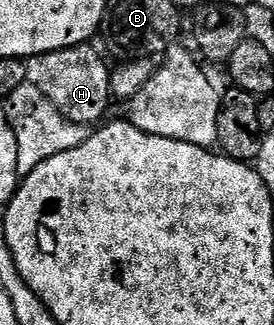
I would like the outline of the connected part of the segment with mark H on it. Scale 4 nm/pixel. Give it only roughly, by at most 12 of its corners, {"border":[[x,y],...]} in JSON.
{"border":[[91,43],[26,58],[28,82],[88,127],[113,105]]}

